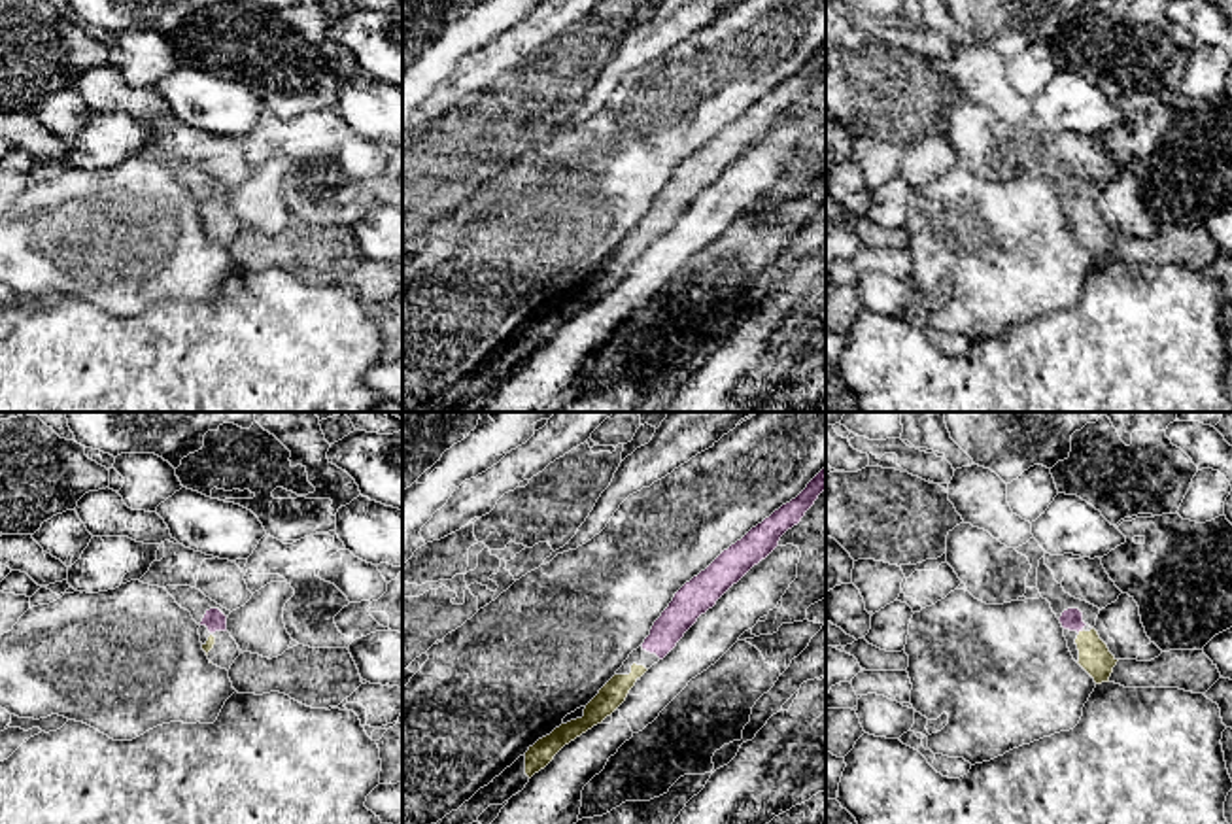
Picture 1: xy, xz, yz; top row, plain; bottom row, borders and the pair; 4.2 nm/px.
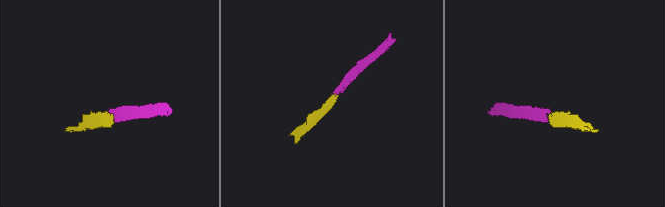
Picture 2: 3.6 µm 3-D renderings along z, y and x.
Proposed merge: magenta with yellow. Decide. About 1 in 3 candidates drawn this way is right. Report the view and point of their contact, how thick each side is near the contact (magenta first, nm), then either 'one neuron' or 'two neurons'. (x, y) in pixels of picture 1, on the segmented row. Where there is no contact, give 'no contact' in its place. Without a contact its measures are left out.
yz (1079, 630) | 90/140 nm | one neuron

